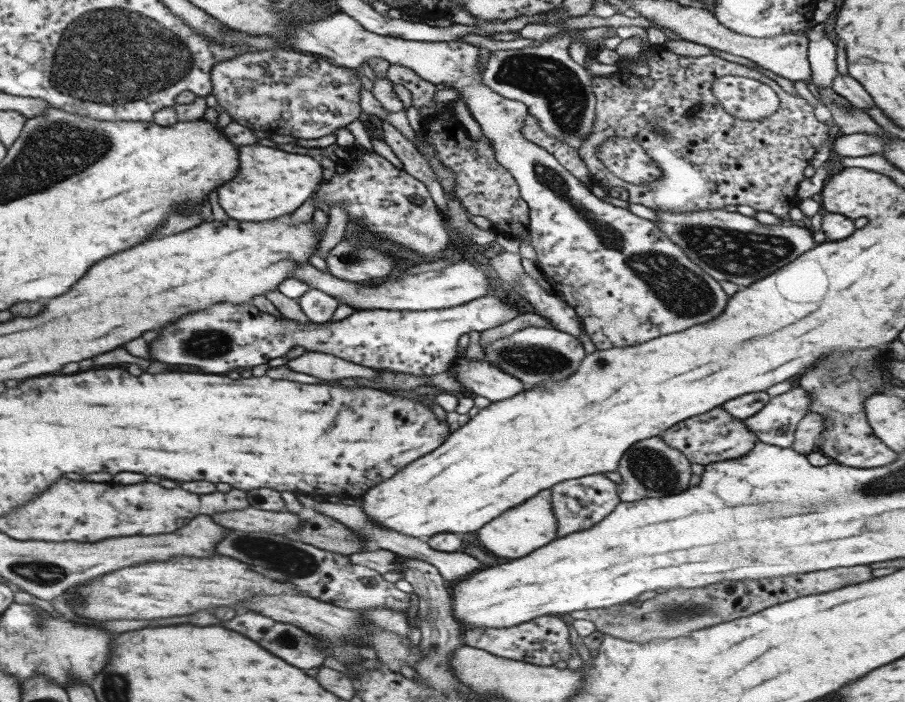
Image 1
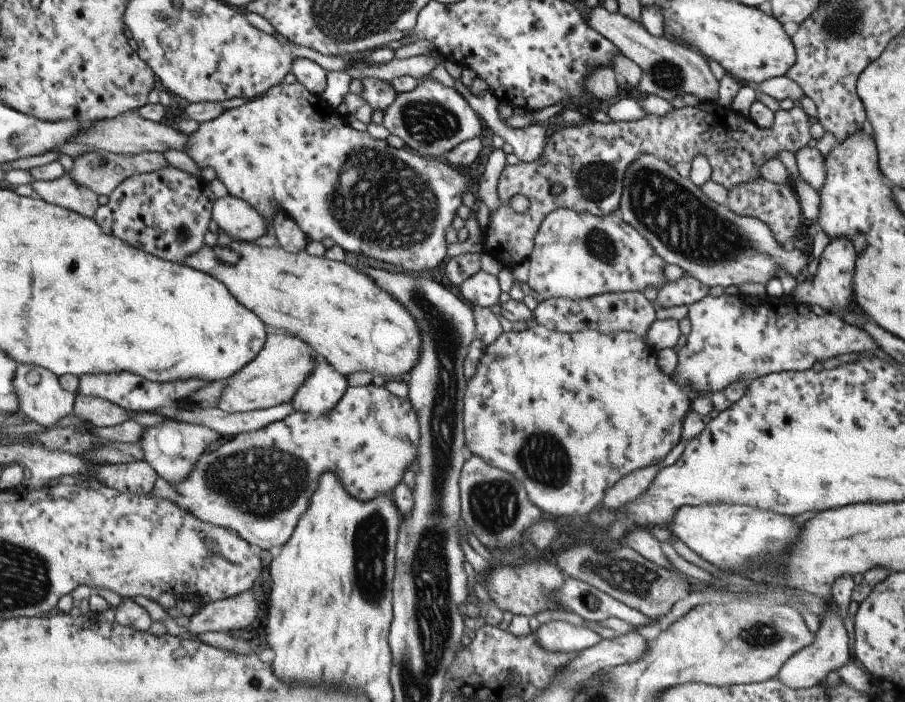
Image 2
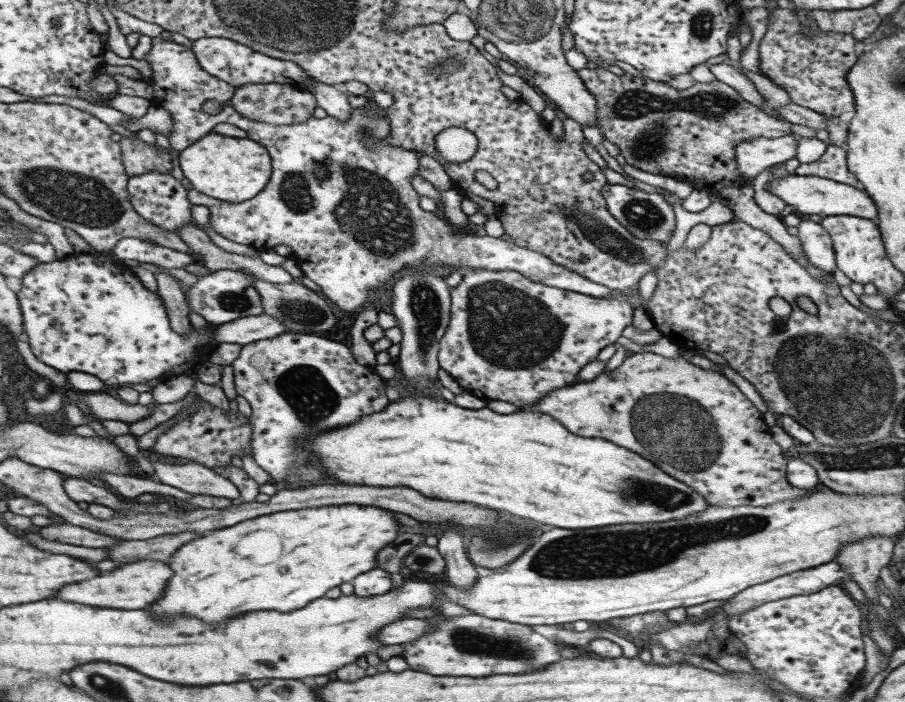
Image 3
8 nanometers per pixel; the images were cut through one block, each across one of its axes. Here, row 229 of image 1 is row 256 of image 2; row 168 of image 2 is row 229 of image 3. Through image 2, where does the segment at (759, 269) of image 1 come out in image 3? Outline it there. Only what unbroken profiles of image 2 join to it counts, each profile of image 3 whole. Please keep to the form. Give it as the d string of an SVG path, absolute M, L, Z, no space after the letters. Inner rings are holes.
M607 183L602 191L608 210L626 230L636 238L667 242L676 228L673 206L660 193L648 193L642 189L628 188L622 184Z

